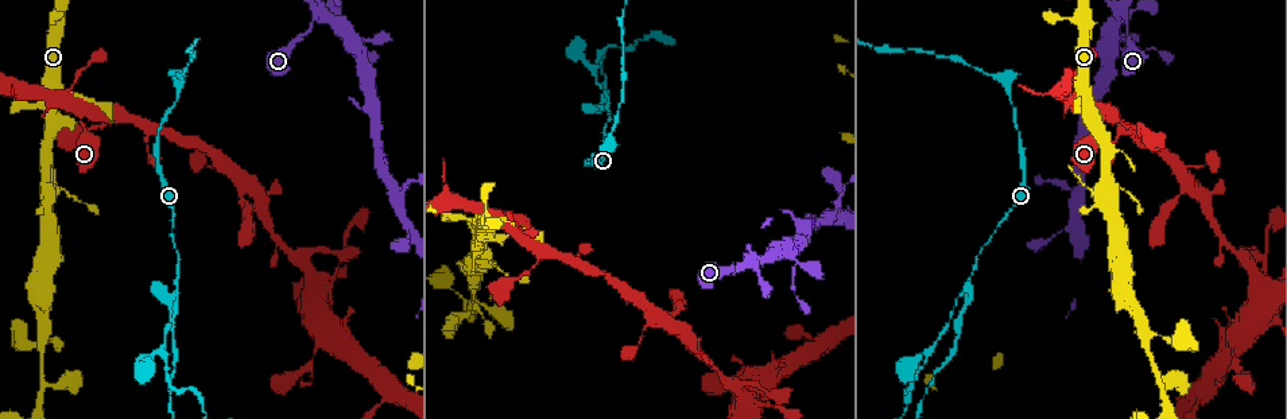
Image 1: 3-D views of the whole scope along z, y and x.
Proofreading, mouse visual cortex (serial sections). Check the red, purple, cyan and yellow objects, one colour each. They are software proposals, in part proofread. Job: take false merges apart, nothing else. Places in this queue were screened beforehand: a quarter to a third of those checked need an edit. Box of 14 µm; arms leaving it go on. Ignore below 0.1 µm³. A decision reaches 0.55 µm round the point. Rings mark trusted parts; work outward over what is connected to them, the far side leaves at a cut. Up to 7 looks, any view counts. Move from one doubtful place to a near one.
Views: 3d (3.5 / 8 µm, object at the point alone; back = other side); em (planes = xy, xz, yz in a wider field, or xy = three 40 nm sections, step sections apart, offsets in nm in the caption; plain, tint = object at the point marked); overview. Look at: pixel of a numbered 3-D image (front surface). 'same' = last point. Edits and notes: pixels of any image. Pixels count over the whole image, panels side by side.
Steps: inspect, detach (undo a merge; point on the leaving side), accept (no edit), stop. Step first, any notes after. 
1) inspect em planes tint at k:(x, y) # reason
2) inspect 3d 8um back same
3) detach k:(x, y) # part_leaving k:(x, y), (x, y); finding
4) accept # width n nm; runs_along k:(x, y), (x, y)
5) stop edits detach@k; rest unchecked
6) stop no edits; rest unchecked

inspect 3d 3.5um at 1:(1261, 293) # abrupt turn

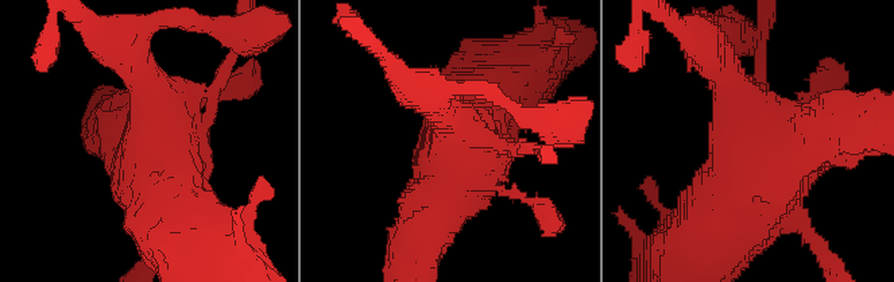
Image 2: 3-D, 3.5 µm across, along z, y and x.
inspect em planes tint at 2:(757, 144)

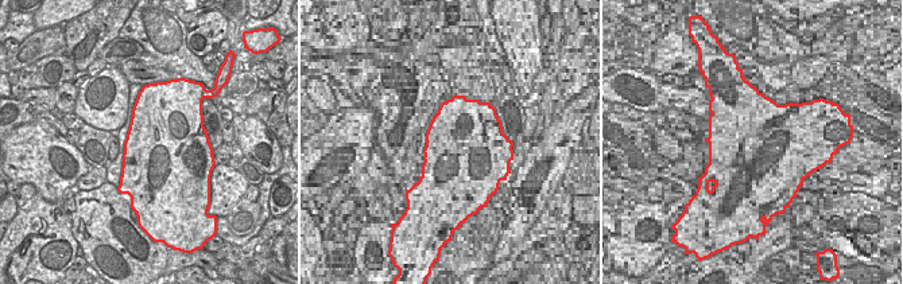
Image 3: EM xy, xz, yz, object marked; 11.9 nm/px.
accept # runs_along 2:(738, 96), (762, 184), (703, 254); continuous, no second cell

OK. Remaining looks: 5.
inspect 3d 3.5um at 1:(178, 289) # three arms meet

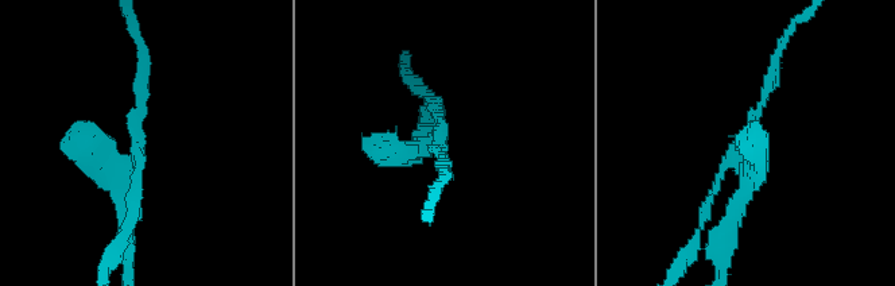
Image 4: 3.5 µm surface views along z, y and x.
inspect em planes tint at 4:(438, 138)

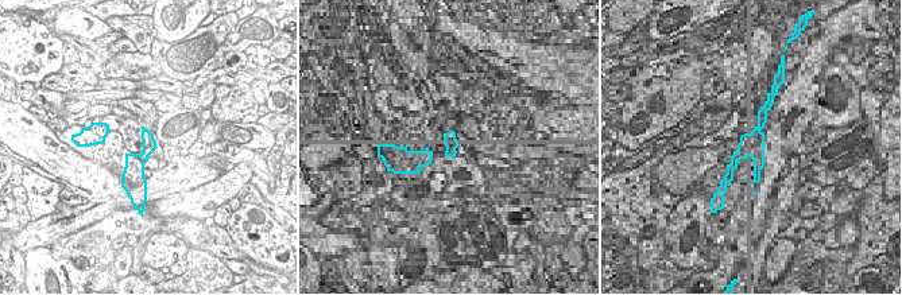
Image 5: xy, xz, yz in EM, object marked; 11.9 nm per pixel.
detach 4:(706, 205) # part_leaving 4:(737, 153), (682, 261); a second cell is stuck on

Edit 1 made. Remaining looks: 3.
stop edits detach@4; rest unchecked

